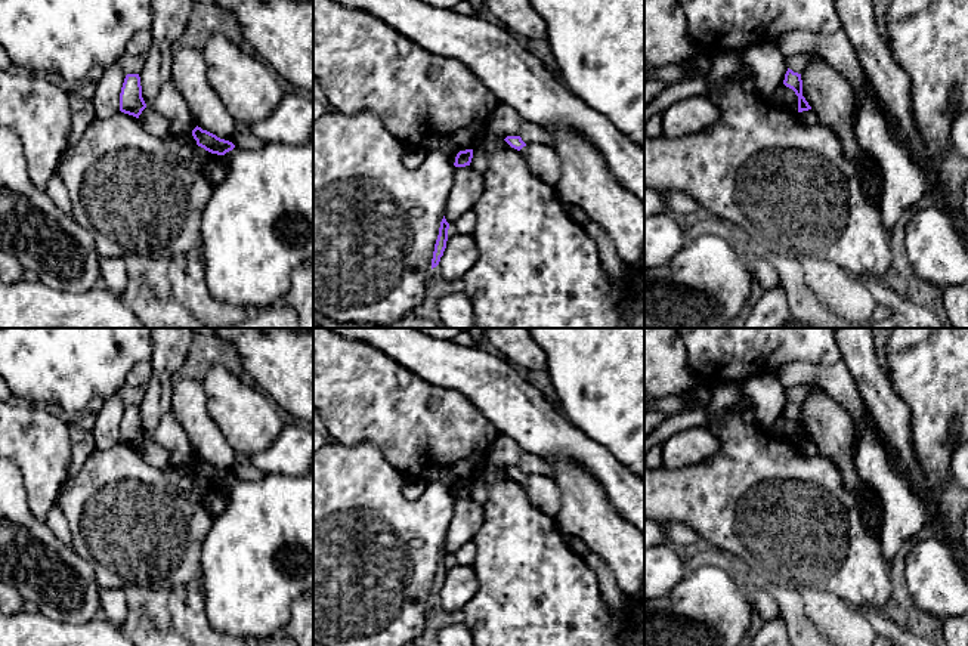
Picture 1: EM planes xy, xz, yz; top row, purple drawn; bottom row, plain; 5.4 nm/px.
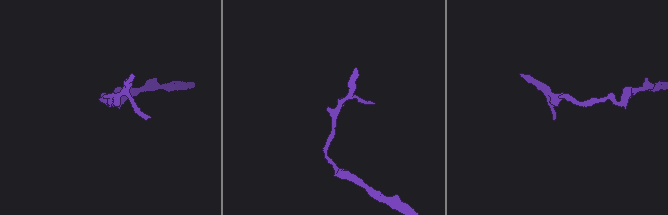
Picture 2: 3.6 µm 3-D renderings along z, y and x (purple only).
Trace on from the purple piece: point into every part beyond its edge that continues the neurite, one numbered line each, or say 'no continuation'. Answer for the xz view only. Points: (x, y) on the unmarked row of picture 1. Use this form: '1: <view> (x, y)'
no continuation

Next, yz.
no continuation

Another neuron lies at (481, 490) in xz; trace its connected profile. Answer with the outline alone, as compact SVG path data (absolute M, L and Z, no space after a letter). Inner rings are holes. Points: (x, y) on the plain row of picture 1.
M501 472L501 473L495 475L492 479L486 480L486 482L476 482L476 480L474 480L470 497L471 497L473 500L479 501L480 504L485 504L485 503L488 501L488 498L489 498L489 491L491 491L489 482L491 482L491 480L502 479L502 477L505 477L505 476L508 476L508 475L507 475L505 472Z

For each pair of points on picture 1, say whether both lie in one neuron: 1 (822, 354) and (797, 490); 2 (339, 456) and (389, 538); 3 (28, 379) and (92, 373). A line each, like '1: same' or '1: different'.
1: different
2: same
3: same

